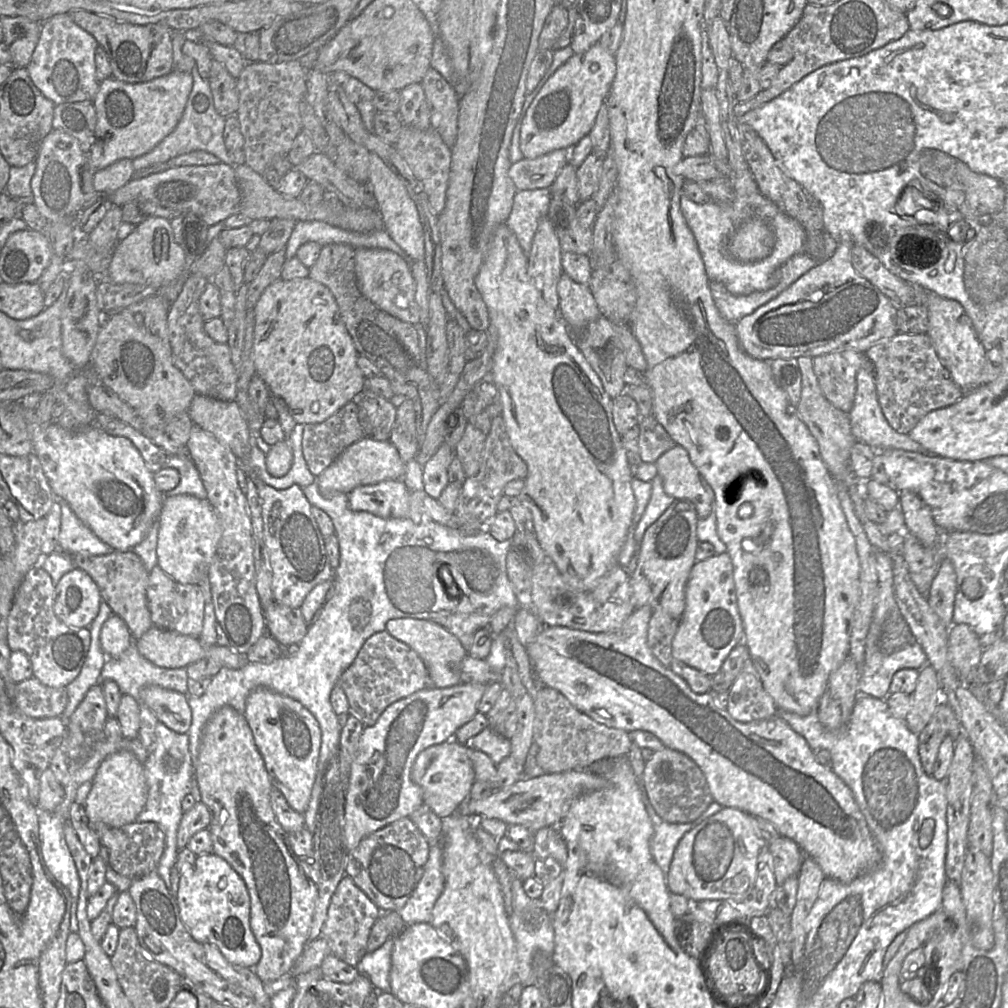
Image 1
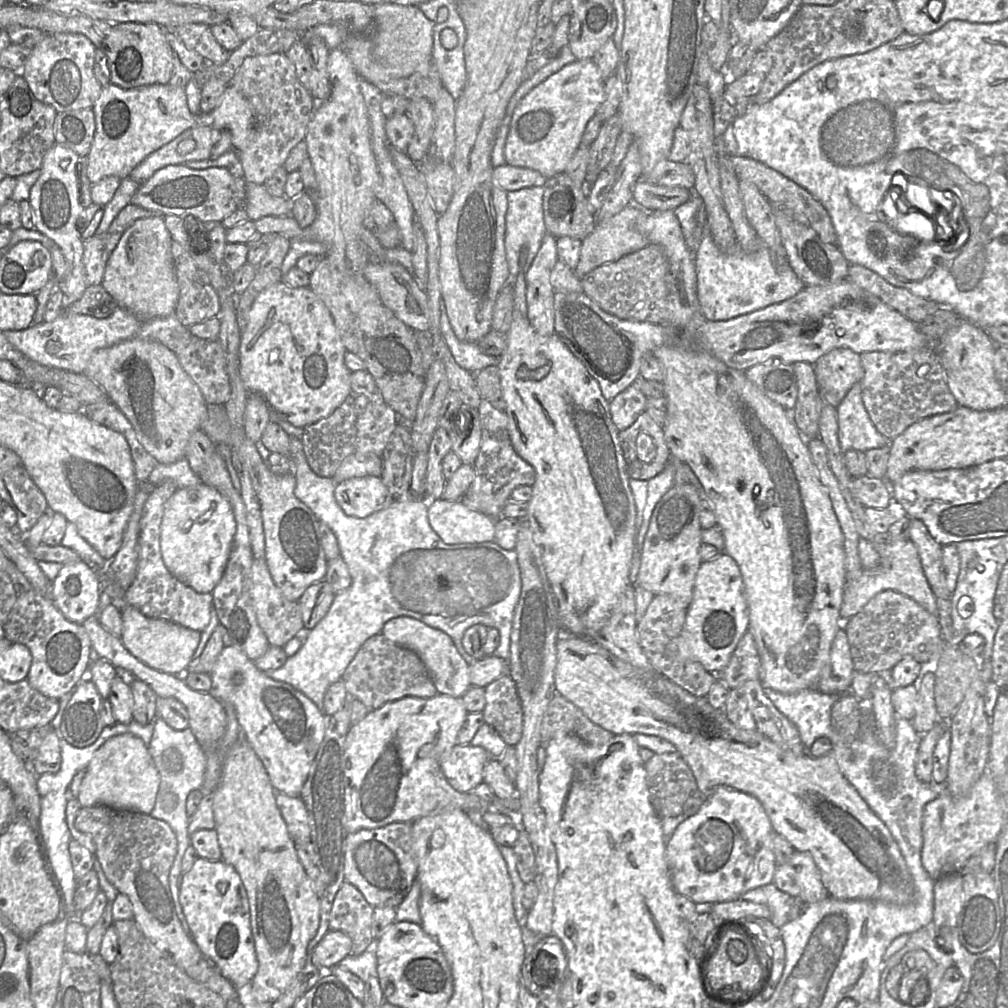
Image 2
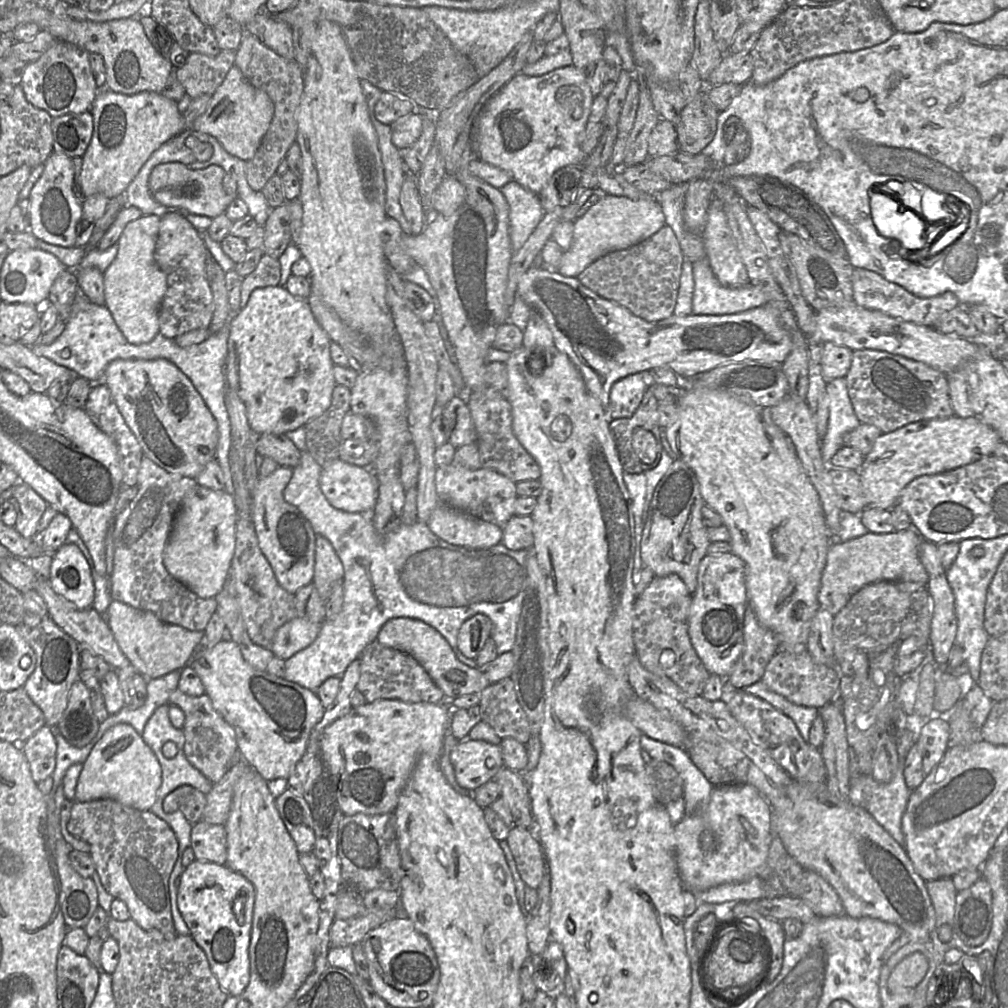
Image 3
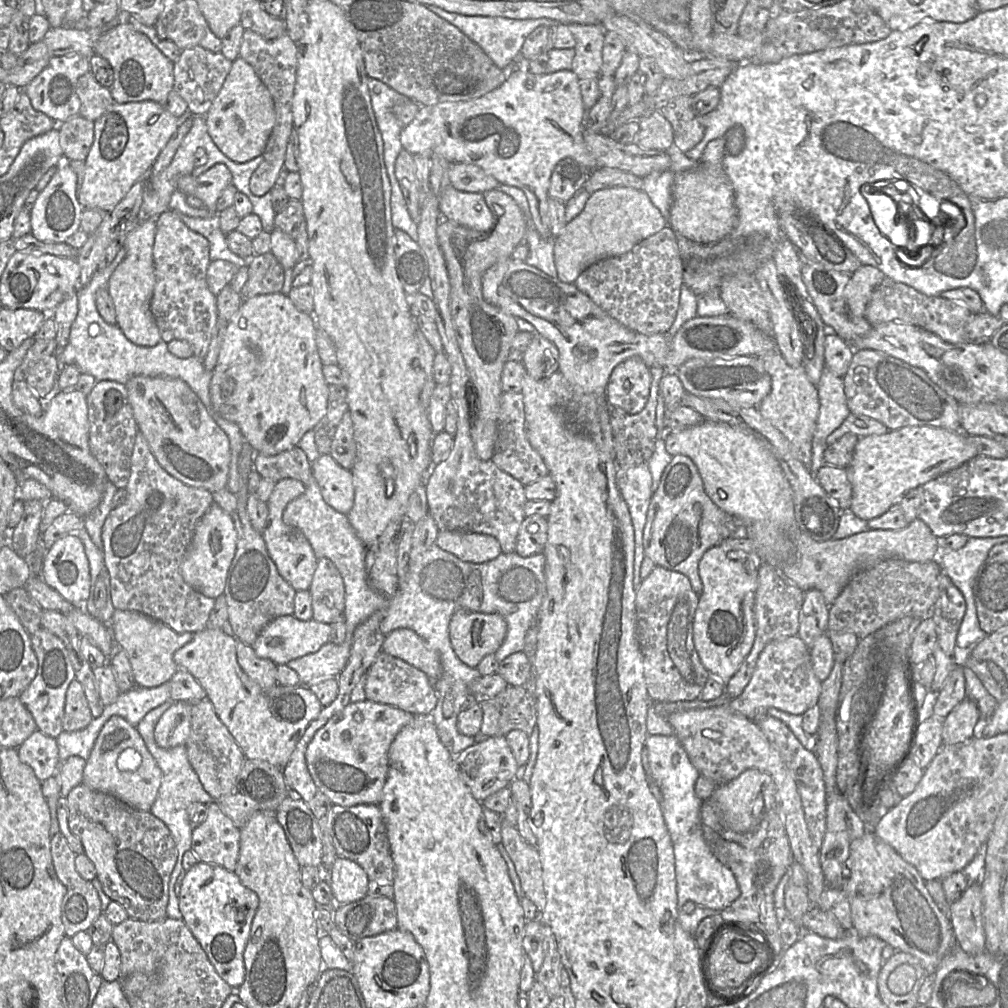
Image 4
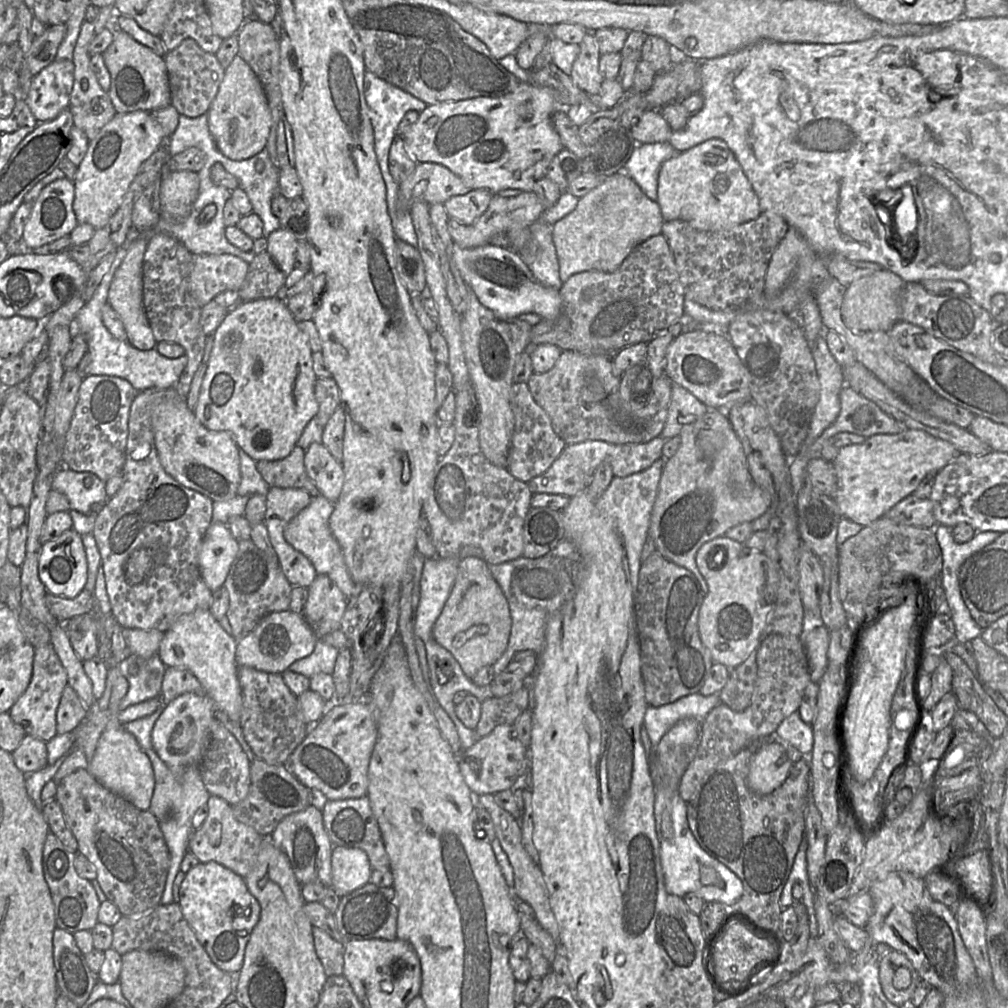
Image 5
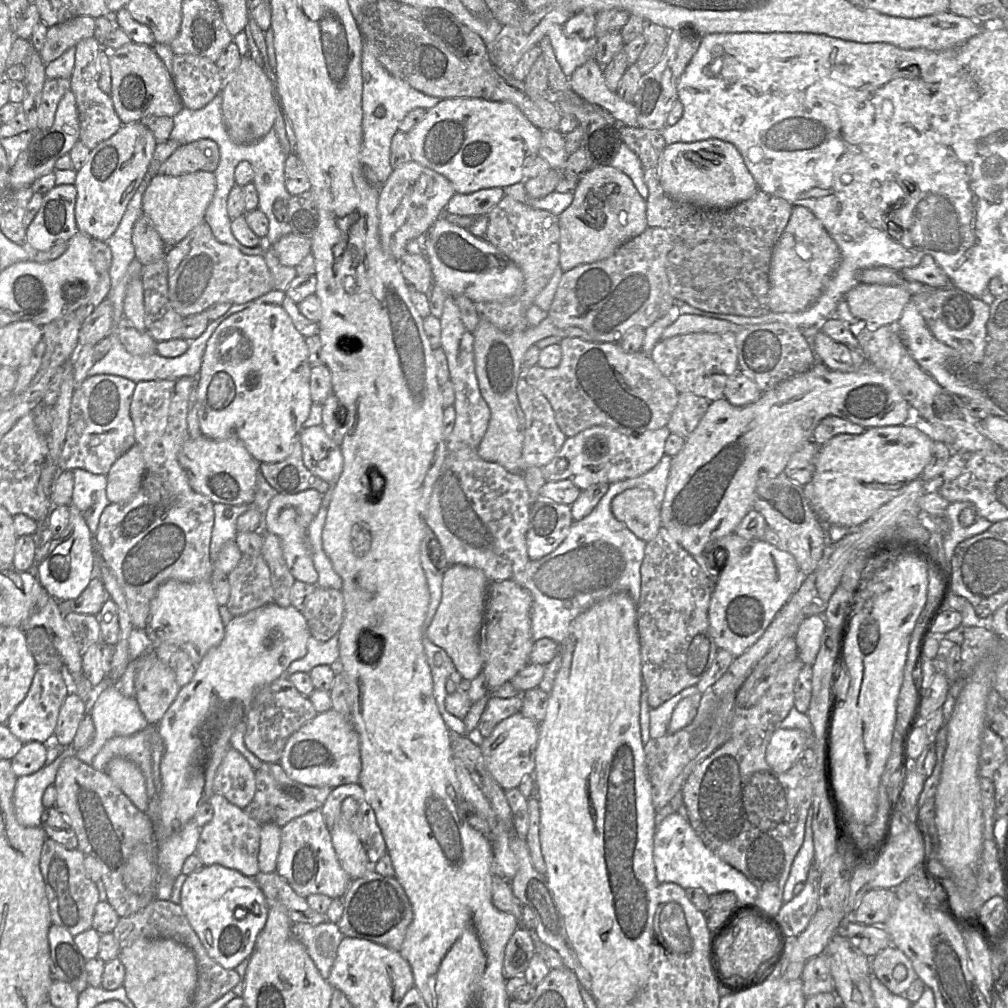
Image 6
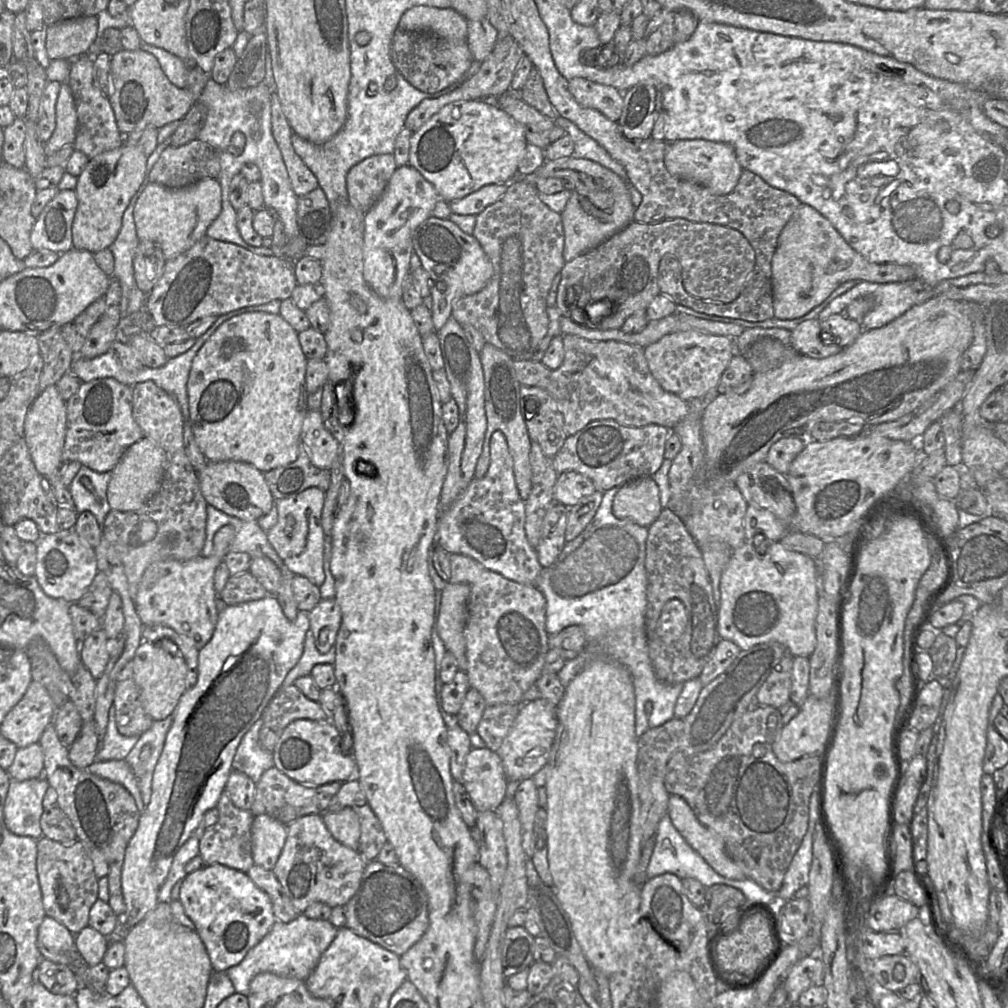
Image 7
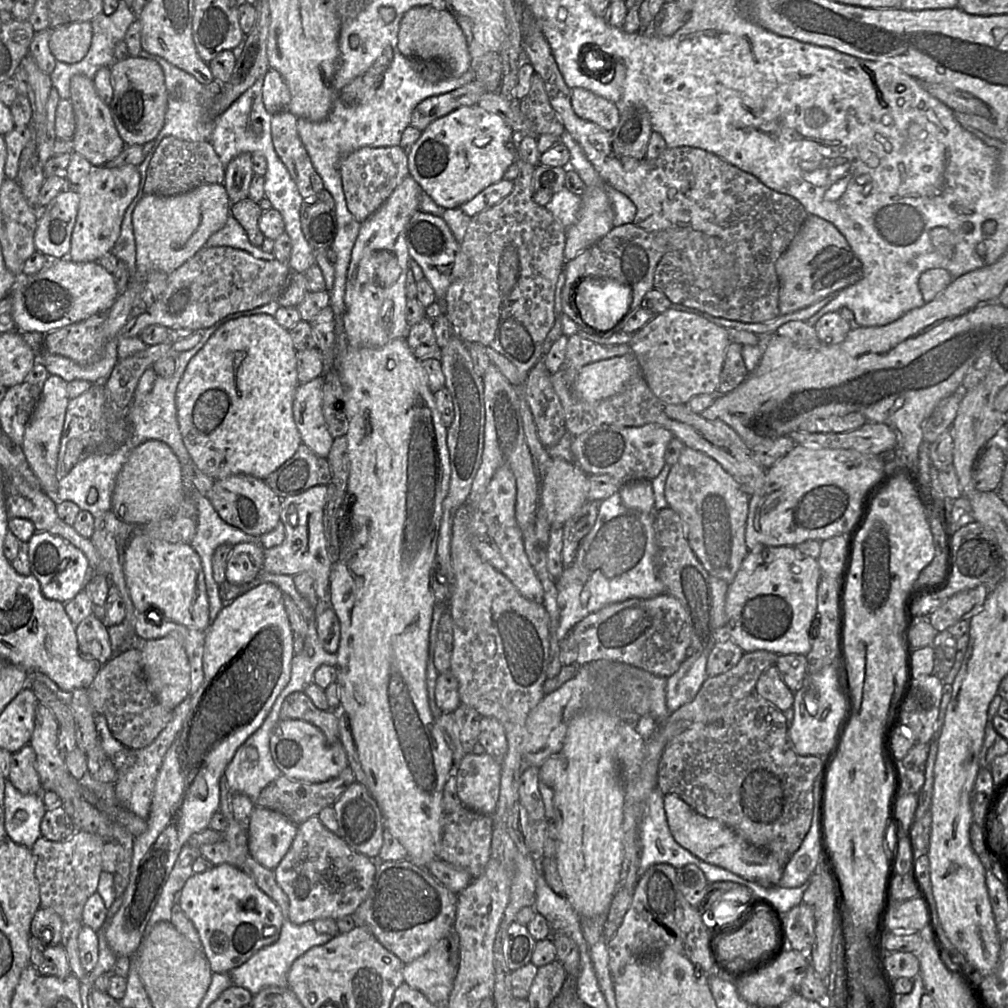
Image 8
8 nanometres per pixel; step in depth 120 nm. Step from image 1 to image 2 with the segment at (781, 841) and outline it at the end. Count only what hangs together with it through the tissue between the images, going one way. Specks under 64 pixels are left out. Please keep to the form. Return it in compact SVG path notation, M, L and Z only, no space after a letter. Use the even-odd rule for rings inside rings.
M794 851L786 863L777 865L773 883L804 905L810 905L829 897L822 883L819 869L807 853Z

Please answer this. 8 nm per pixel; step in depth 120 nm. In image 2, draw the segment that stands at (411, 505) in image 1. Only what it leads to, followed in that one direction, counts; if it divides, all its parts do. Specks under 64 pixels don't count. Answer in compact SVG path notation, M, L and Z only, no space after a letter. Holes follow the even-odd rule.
M364 476L338 483L335 499L348 516L365 518L394 500L380 476ZM430 500L428 520L448 545L490 542L495 539L495 519L459 501Z

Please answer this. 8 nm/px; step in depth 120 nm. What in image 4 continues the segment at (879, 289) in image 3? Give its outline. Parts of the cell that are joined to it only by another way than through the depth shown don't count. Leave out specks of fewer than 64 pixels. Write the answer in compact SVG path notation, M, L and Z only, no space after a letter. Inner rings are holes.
M885 278L873 291L864 318L871 324L902 322L921 327L951 344L970 342L965 326L971 312L966 306L942 296L928 296L916 289Z

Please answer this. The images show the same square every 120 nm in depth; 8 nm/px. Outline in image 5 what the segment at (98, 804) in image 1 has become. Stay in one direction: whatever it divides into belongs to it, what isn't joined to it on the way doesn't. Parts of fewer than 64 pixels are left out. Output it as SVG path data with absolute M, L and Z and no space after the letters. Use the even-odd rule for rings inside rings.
M113 715L108 721L87 769L105 788L127 799L136 808L143 811L150 809L155 788L152 763L136 738L118 720L117 715Z

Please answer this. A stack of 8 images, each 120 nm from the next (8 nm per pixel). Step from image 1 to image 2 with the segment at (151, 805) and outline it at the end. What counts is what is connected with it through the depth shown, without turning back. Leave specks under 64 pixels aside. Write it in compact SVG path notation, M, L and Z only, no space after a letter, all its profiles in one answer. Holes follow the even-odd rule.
M158 717L155 722L148 750L160 774L160 785L156 802L149 815L153 818L165 821L176 835L177 853L169 872L169 888L181 926L184 931L191 936L191 931L179 902L180 886L177 886L177 878L182 872L182 857L187 847L190 845L190 835L188 833L189 817L185 808L186 799L191 791L200 790L203 784L206 769L206 755L189 727L184 730L175 730L160 717Z

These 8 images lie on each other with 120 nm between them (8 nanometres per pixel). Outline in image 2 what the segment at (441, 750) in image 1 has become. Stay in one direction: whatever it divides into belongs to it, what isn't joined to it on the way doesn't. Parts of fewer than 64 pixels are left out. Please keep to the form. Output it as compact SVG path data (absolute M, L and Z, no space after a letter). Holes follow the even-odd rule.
M457 743L440 757L440 768L448 783L458 792L471 792L483 782L483 768L491 758L479 746Z

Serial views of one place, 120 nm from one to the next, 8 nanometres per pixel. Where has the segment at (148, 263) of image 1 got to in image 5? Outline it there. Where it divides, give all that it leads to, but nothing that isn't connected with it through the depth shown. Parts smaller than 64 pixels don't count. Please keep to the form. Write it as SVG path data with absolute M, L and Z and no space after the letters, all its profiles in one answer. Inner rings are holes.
M138 236L130 242L126 256L116 270L108 291L108 303L120 315L129 343L140 350L151 350L157 344L144 307L143 262L148 242L149 238L143 236Z

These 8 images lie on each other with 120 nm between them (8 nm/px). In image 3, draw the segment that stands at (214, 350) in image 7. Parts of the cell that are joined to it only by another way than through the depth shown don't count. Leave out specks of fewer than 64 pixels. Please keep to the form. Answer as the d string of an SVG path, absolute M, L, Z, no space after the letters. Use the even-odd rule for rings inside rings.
M273 286L255 289L249 297L245 307L240 309L229 322L229 338L227 342L227 355L225 360L226 389L234 390L244 402L247 410L249 427L255 436L263 434L283 435L289 431L305 427L311 420L322 415L331 405L332 392L337 386L333 375L334 364L330 356L331 339L315 319L308 300L291 295L286 287Z

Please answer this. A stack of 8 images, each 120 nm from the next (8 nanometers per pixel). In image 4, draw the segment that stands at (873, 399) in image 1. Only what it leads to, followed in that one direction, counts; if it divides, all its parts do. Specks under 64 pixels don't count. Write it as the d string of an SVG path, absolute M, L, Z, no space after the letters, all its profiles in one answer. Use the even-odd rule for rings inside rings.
M824 368L817 384L819 410L812 439L812 462L810 471L815 473L825 464L826 438L847 418L850 410L844 392L843 377Z

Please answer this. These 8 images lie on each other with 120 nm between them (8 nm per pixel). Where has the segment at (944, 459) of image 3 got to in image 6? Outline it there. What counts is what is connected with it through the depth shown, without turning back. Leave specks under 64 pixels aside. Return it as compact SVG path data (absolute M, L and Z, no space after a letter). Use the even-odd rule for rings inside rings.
M916 418L903 425L868 428L858 435L838 434L818 447L813 477L803 487L805 496L823 524L858 526L883 504L897 496L908 483L921 476L931 459L932 448L933 440L925 432L923 423Z

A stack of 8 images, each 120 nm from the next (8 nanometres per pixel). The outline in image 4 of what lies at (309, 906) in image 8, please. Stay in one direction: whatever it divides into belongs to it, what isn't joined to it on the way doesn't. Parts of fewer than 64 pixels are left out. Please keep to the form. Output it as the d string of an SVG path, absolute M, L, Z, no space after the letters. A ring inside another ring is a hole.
M290 793L276 811L293 853L301 867L319 867L322 839L318 822L308 805L297 793Z

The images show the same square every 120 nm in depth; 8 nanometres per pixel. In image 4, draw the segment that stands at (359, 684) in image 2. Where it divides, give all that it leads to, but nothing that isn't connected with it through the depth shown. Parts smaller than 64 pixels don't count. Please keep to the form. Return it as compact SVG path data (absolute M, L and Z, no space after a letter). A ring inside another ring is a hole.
M382 650L365 674L366 699L387 704L415 716L430 716L437 704L433 681L421 670Z

